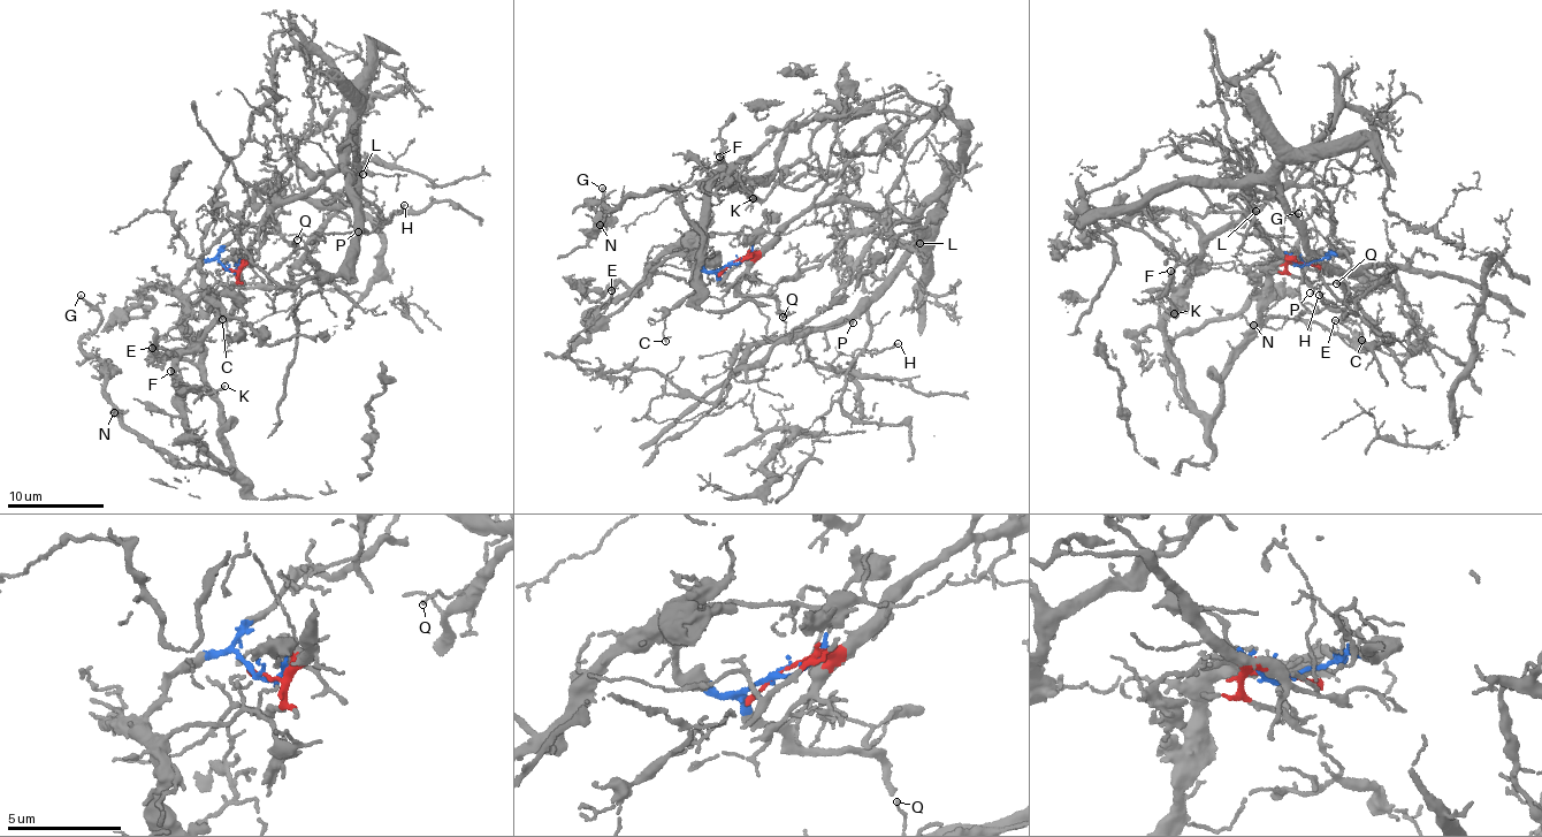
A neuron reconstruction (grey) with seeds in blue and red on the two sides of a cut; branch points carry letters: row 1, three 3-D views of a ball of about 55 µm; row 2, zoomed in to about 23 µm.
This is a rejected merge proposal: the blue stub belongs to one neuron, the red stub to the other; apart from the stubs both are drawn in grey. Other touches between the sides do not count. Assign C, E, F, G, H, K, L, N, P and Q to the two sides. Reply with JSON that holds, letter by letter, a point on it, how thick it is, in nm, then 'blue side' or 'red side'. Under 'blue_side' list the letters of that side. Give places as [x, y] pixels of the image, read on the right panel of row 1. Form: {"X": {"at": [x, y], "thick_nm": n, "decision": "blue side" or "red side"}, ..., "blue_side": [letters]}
{"C": {"at": [1361, 340], "thick_nm": 140, "decision": "blue side"}, "E": {"at": [1335, 320], "thick_nm": 140, "decision": "blue side"}, "F": {"at": [1170, 271], "thick_nm": 130, "decision": "blue side"}, "G": {"at": [1298, 213], "thick_nm": 180, "decision": "blue side"}, "H": {"at": [1319, 295], "thick_nm": 110, "decision": "red side"}, "K": {"at": [1174, 313], "thick_nm": 150, "decision": "blue side"}, "L": {"at": [1256, 211], "thick_nm": 110, "decision": "red side"}, "N": {"at": [1253, 325], "thick_nm": 130, "decision": "blue side"}, "P": {"at": [1310, 293], "thick_nm": 90, "decision": "red side"}, "Q": {"at": [1336, 283], "thick_nm": 120, "decision": "red side"}, "blue_side": ["C", "E", "F", "G", "K", "N"]}

